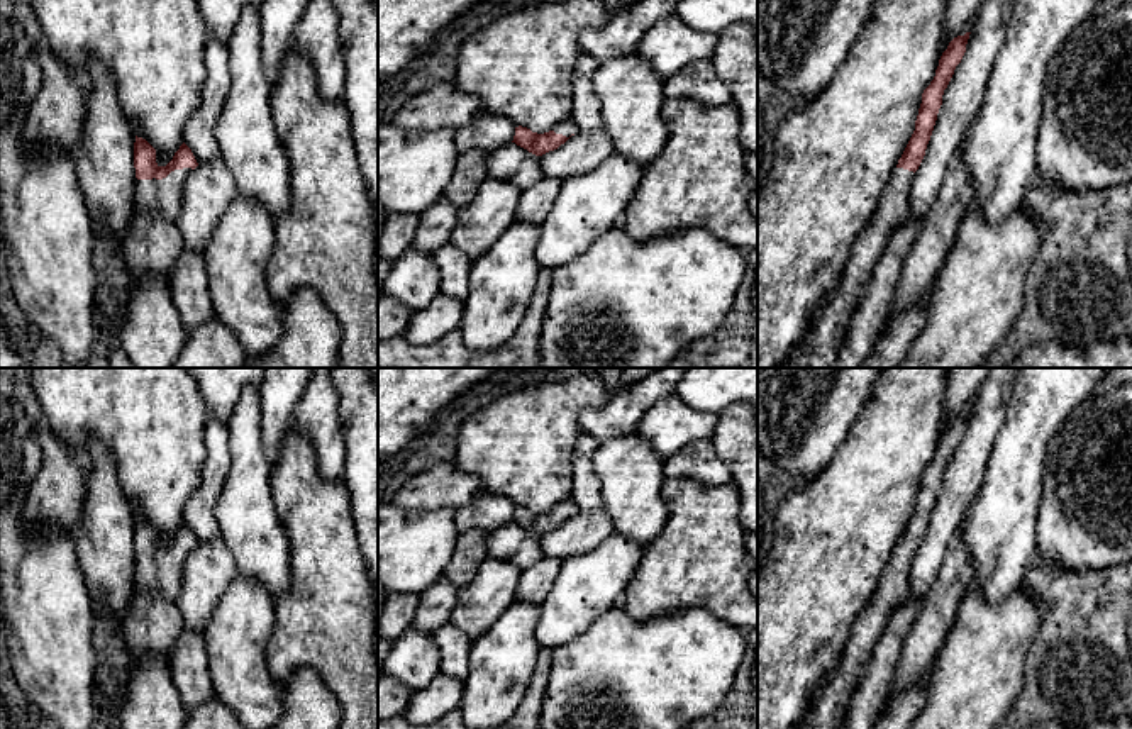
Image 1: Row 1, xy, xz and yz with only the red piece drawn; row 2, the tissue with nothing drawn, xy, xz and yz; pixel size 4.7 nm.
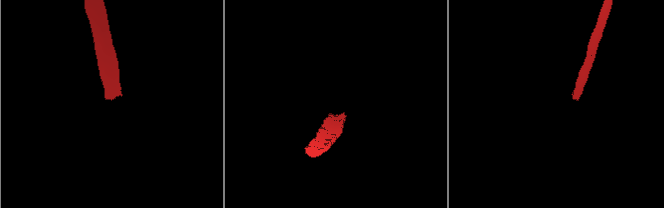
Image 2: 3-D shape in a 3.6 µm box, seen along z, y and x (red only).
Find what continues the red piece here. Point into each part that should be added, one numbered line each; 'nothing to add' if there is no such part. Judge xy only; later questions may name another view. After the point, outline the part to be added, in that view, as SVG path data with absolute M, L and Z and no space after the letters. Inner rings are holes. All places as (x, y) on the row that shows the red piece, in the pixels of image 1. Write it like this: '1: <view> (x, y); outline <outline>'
1: xy (165, 195); outline M191 168L175 170L163 180L136 178L134 210L161 212L175 222L181 212L185 181L191 171Z

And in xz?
1: xz (566, 127); outline M568 117L566 120L559 122L552 131L556 134L563 134L563 136L569 137L571 134L576 134L578 132L578 127L573 122L573 119Z

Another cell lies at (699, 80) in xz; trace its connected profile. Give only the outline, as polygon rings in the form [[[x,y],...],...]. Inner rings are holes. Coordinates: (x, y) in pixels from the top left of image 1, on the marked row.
[[[712,59],[693,61],[664,80],[664,98],[688,98],[712,107],[732,102],[732,95],[719,78]]]

